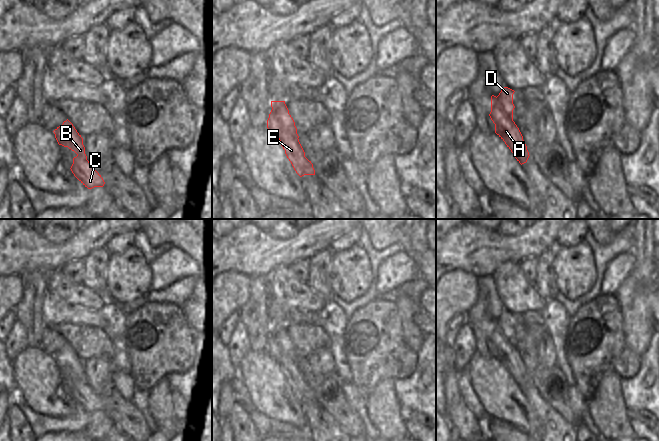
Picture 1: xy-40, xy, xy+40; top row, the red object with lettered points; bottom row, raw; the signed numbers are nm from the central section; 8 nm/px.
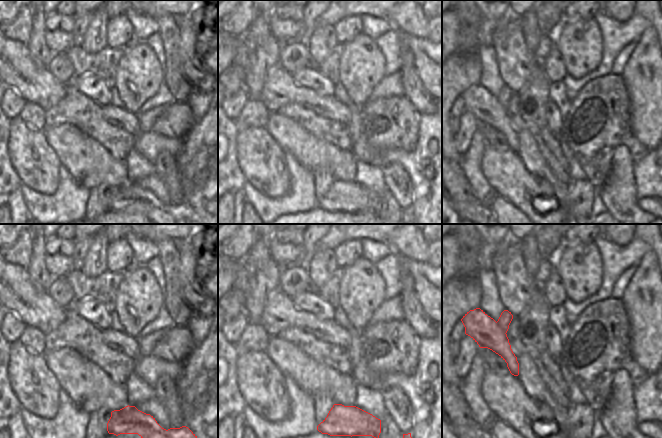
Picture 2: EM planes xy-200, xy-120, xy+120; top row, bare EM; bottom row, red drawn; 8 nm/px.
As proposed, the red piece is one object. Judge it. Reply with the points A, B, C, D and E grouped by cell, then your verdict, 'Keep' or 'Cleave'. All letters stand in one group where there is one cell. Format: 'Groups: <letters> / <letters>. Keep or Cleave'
Groups: A B C D E. Keep

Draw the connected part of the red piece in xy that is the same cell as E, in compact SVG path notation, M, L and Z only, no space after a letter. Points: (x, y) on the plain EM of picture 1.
M271 325L271 331L267 352L279 362L294 394L300 401L315 399L313 388L305 381L295 346L289 338L285 325Z

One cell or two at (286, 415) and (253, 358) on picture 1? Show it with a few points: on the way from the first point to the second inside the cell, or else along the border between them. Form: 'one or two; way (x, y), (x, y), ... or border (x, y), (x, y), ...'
one; way (279, 401), (269, 391), (260, 372)

